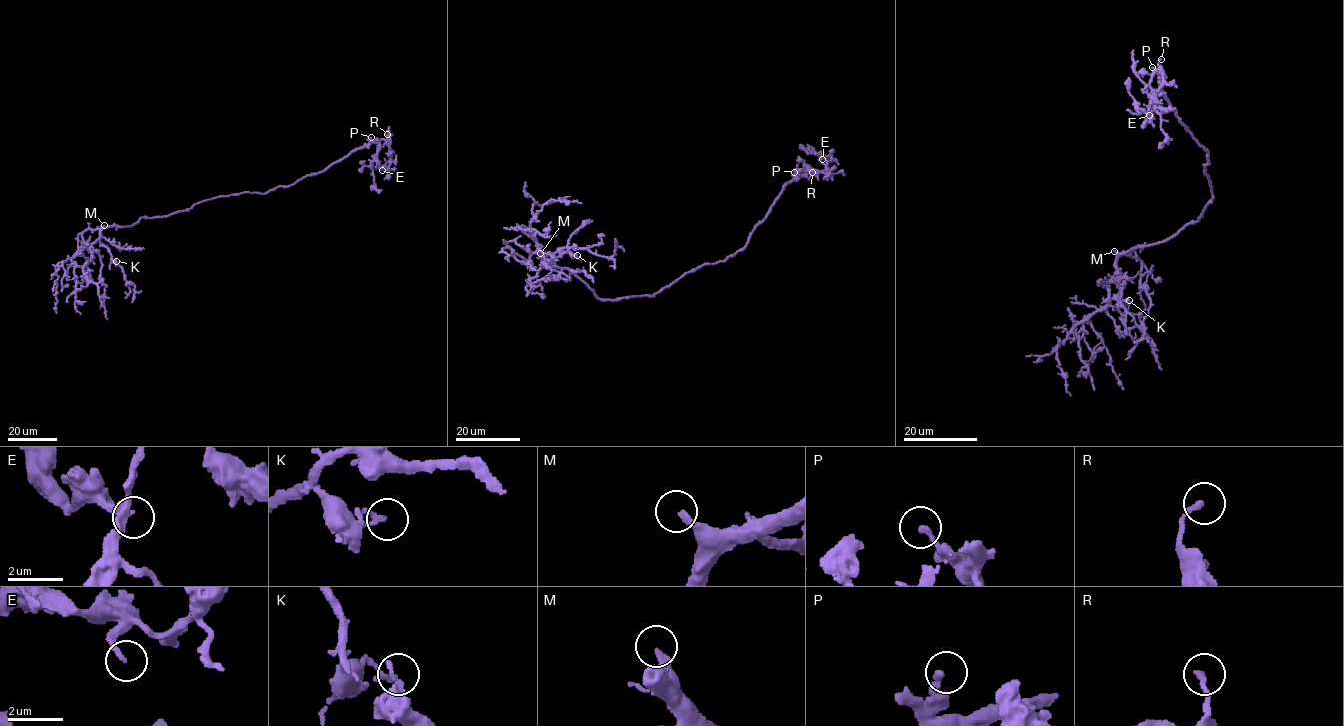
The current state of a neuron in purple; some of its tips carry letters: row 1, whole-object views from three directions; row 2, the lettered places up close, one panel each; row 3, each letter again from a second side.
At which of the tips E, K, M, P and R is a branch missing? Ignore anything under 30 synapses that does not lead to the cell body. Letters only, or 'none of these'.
M

